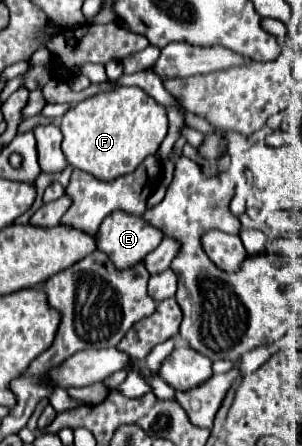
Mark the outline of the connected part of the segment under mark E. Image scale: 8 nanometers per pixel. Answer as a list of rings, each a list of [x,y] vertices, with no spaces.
[[[109,215],[99,231],[95,233],[95,241],[97,241],[97,251],[103,251],[111,263],[115,265],[117,271],[123,271],[123,269],[131,269],[135,267],[137,263],[141,263],[145,259],[147,253],[151,253],[163,239],[163,233],[155,227],[149,227],[143,217],[139,219],[131,219],[131,215]]]

